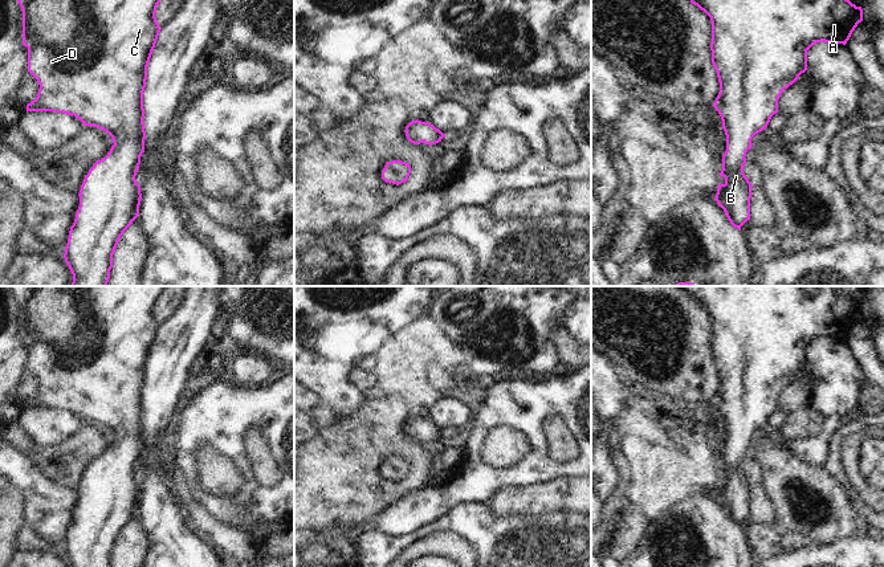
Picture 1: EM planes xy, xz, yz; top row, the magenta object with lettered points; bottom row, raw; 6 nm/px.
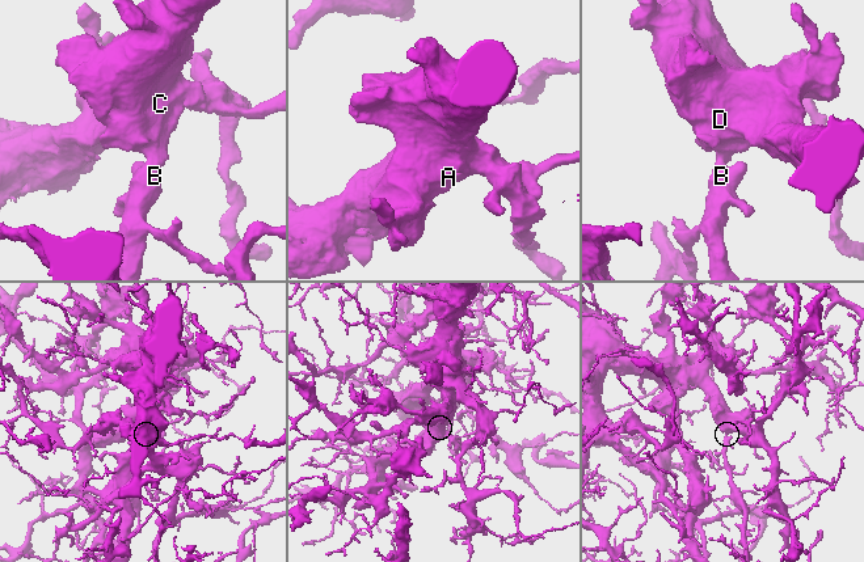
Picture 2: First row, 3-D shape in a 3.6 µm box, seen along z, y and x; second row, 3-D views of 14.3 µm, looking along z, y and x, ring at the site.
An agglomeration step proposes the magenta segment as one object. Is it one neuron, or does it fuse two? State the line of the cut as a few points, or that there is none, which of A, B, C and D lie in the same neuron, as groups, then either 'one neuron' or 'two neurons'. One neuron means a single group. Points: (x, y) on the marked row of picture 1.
cut none; groups A B C D; one neuron

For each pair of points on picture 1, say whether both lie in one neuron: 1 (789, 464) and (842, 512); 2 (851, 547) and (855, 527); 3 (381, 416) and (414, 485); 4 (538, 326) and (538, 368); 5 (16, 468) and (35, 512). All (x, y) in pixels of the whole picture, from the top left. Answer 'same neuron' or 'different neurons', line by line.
1: same neuron
2: different neurons
3: same neuron
4: same neuron
5: same neuron

